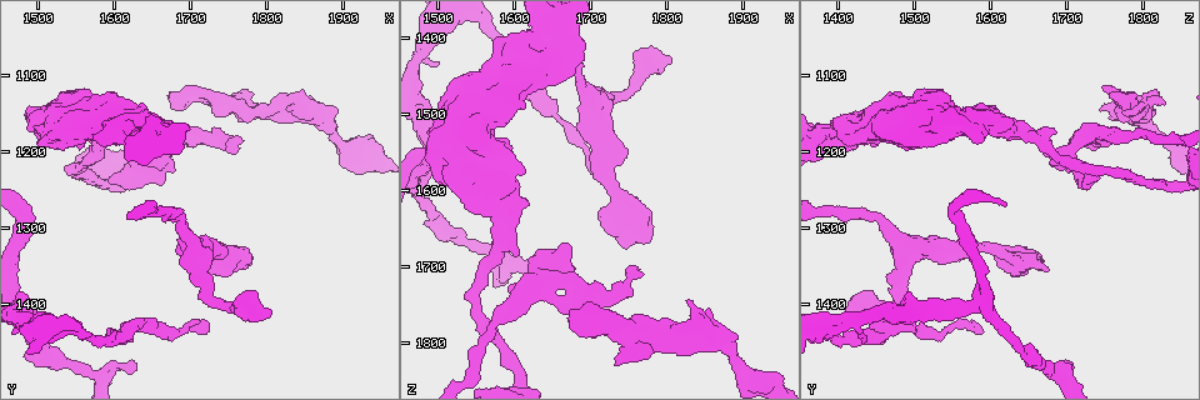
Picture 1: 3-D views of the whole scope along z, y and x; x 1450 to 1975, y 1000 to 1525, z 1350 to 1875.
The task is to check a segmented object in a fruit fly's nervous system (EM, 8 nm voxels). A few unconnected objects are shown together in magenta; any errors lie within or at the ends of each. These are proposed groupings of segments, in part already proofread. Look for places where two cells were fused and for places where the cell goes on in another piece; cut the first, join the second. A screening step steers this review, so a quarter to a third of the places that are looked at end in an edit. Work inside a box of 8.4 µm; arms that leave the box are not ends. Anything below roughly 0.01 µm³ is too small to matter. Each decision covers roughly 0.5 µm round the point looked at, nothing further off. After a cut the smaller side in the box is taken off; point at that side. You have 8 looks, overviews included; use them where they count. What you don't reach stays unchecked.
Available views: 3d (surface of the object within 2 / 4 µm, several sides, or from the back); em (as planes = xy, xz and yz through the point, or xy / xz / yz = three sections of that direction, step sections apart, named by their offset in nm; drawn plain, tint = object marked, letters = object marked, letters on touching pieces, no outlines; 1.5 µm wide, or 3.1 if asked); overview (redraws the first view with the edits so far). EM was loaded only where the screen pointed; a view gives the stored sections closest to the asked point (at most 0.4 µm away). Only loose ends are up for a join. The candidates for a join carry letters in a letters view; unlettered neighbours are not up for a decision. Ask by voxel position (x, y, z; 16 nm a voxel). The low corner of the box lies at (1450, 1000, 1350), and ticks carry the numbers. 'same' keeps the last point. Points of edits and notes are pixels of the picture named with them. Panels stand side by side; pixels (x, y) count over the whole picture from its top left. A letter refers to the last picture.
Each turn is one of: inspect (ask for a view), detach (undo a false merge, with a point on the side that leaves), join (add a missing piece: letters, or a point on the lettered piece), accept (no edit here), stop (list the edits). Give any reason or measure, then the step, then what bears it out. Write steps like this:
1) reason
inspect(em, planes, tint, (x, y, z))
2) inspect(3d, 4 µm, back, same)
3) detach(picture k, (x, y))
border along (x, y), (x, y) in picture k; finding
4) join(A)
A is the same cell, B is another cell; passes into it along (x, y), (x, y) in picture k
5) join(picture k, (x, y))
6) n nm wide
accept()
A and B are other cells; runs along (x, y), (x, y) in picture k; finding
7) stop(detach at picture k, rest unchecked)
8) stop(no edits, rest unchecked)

branch stops here
inspect(em, planes, letters, (1620, 1470, 1695))

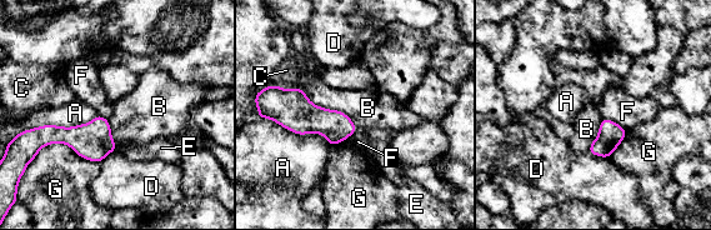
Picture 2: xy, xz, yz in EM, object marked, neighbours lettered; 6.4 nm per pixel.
100 nm wide
accept()
A, B, C, D, E, F and G are other cells; border along (98, 115), (11, 140) in picture 2; no lettered piece goes on from it

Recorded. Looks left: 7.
an open end
inspect(3d, 4 µm, (1750, 1355, 1670))

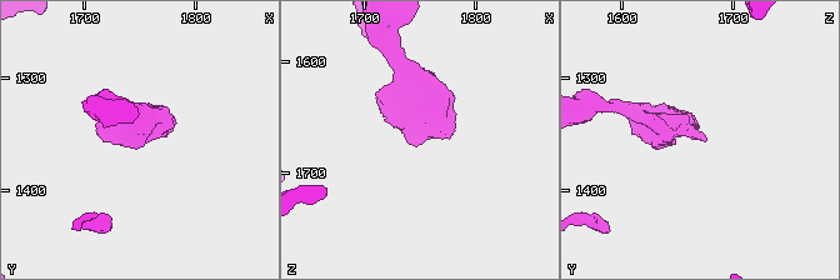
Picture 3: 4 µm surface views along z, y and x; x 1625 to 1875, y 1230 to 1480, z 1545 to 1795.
need the tissue
inspect(em, planes, letters, (1754, 1358, 1674))

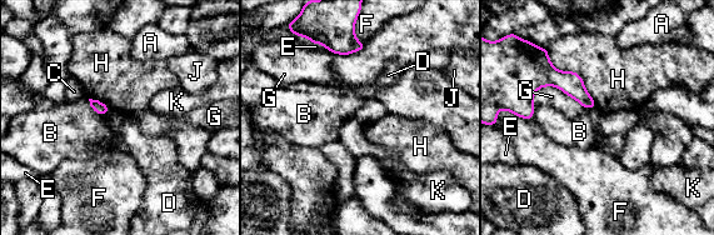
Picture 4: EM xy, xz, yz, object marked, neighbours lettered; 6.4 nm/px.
accept()
A, B, C, D, E, F, G, H, J and K are other cells; no lettered piece goes on from it

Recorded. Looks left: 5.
abrupt turn
inspect(3d, 2 µm, back, (1610, 1245, 1845))

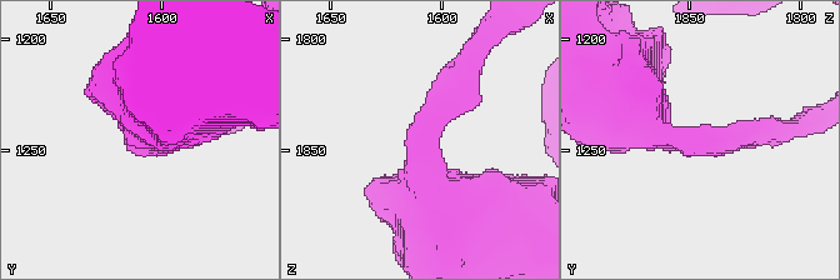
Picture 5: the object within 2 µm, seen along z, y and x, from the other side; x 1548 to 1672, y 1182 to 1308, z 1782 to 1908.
arms of 200, 480 nm; shape alone is not enough
inspect(em, planes, plain, (1610, 1243, 1845))

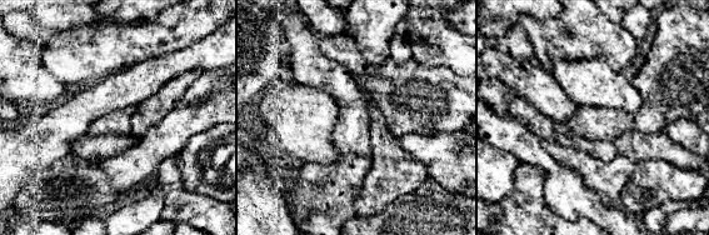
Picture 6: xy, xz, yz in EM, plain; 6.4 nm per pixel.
inspect(em, planes, letters, same)

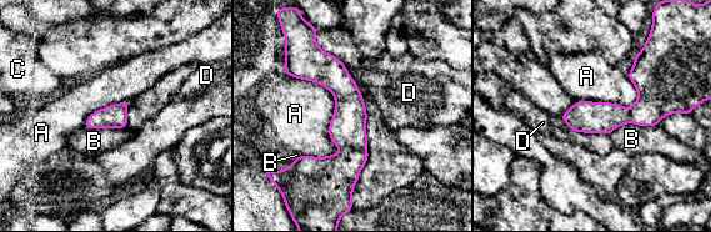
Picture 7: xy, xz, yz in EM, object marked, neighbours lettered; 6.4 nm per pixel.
160 nm wide
accept()
A, B, C and D are other cells; runs along (314, 49), (348, 96), (346, 187) in picture 7; continuous, no second cell

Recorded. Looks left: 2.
stop(no edits, rest unchecked)

